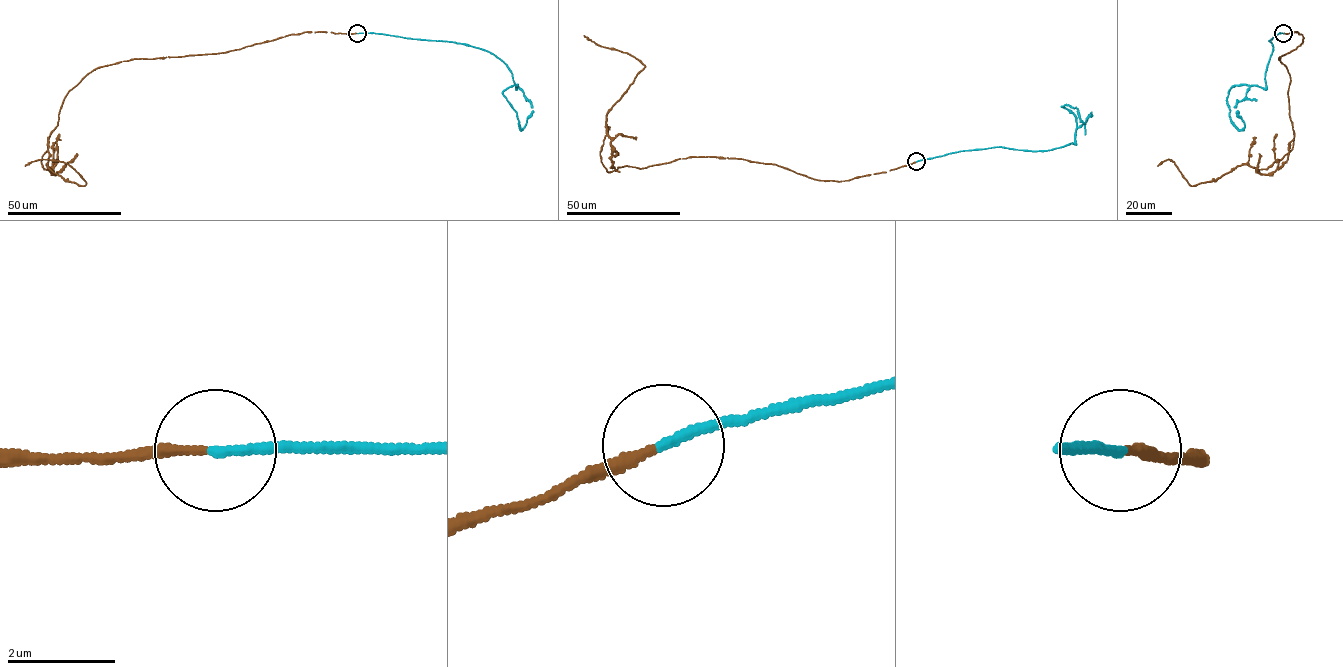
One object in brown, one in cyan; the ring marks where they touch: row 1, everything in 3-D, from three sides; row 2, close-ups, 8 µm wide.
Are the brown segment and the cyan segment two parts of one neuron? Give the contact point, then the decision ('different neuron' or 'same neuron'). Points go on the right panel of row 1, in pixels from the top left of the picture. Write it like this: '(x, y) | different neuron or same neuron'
(1283, 33) | same neuron

